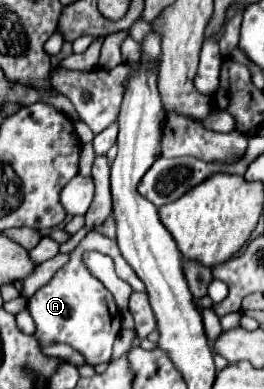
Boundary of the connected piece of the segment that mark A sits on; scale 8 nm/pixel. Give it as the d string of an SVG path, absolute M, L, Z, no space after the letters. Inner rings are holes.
M94 229L70 253L70 261L62 269L58 269L56 275L28 299L28 311L36 323L34 337L36 337L38 345L44 347L44 345L66 343L72 349L80 351L90 365L110 361L112 343L114 343L116 335L120 333L118 307L112 303L112 293L104 285L100 285L100 281L88 271L88 267L82 261L82 253L94 251L94 249L114 257L116 273L120 273L120 279L130 283L134 291L144 291L142 279L138 275L134 275L132 267L124 261L124 257L118 251L116 241Z

